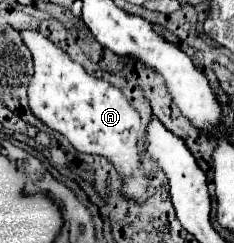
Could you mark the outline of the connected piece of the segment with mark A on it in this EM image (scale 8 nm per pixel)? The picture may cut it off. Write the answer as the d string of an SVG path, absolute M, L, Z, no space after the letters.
M22 30L20 34L22 34L22 40L30 48L32 58L34 58L34 76L30 80L30 86L28 86L30 110L46 126L50 126L52 130L64 134L78 152L106 156L118 168L118 172L124 176L122 192L126 196L130 196L130 198L144 200L146 198L146 176L144 176L144 172L140 168L140 158L138 158L138 148L136 148L138 130L140 130L140 116L138 116L138 112L130 106L130 102L124 98L124 94L118 88L114 88L114 86L106 84L104 80L98 80L96 76L88 74L80 64L72 62L60 48L56 48L42 34L38 34L34 30Z

